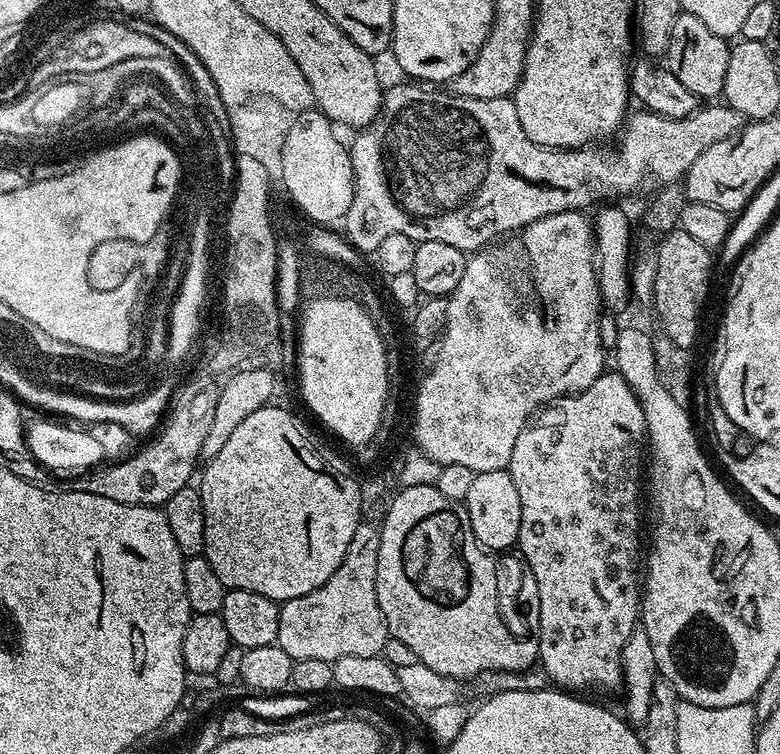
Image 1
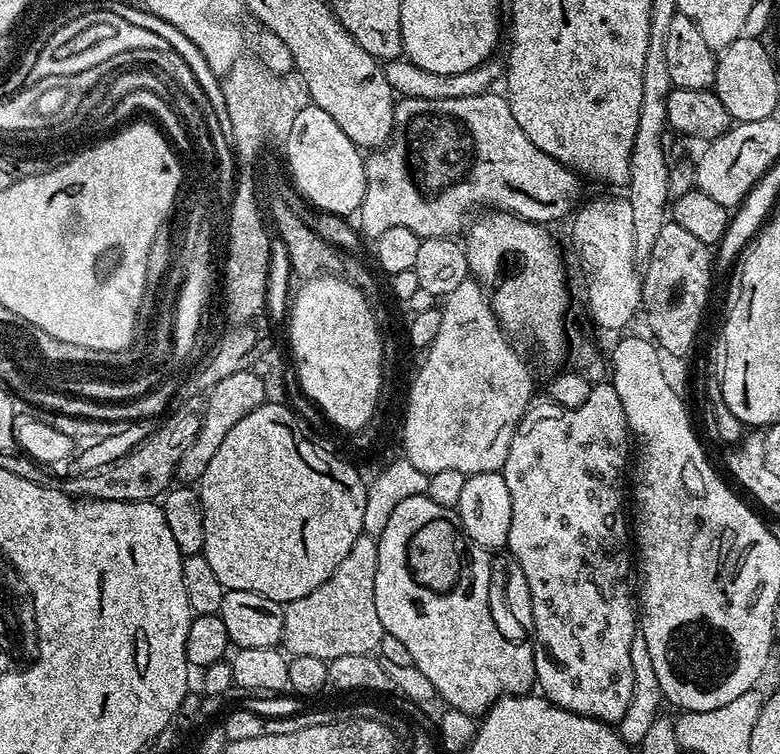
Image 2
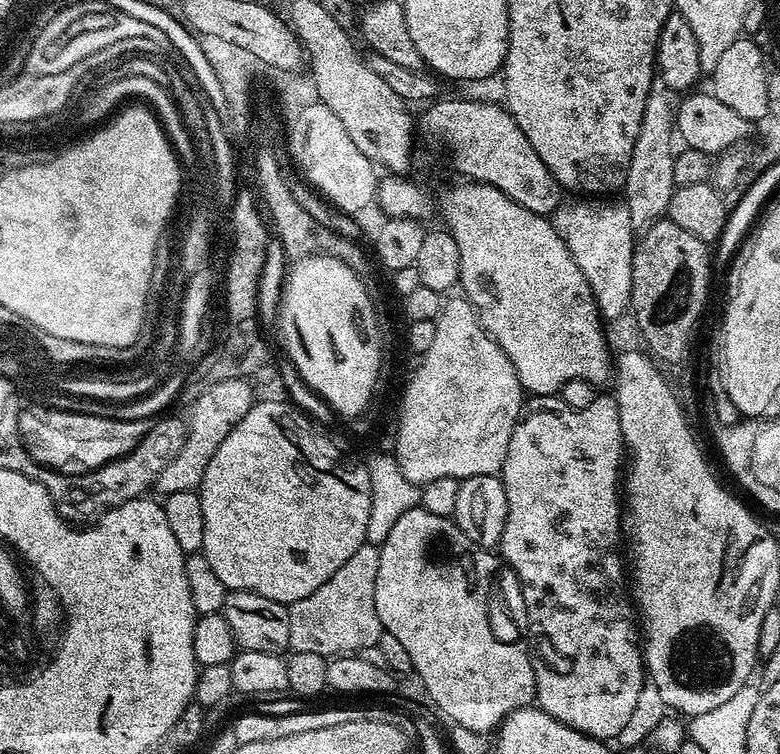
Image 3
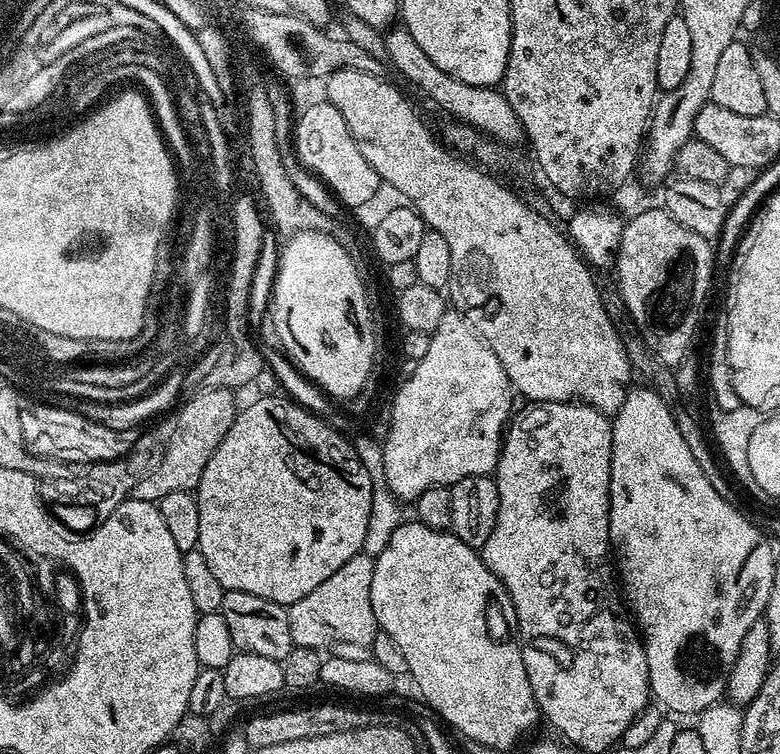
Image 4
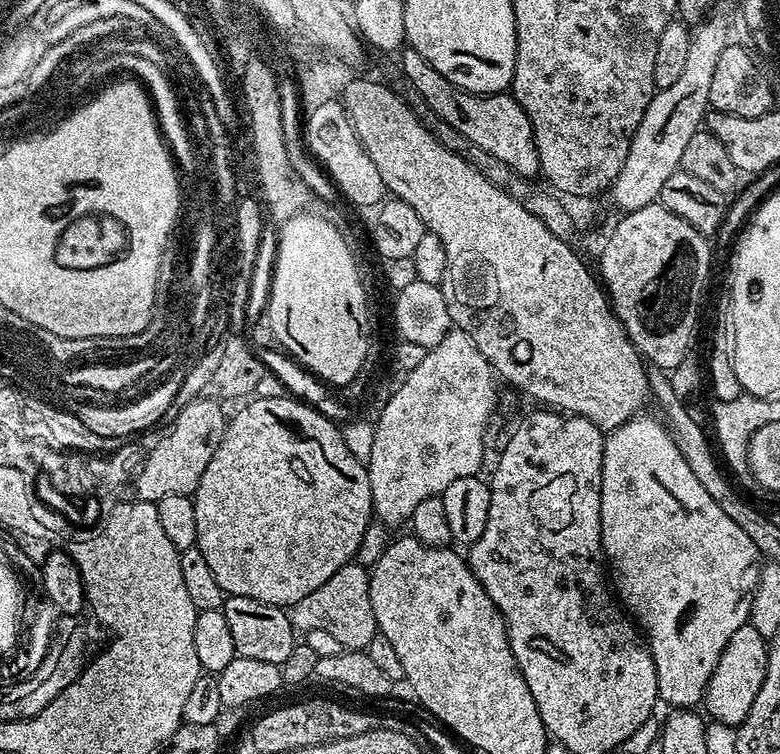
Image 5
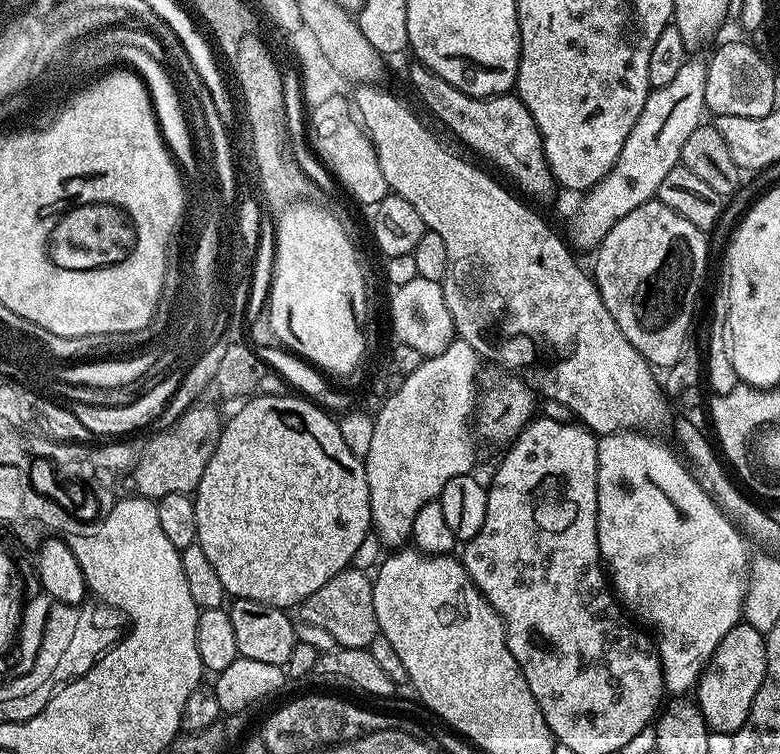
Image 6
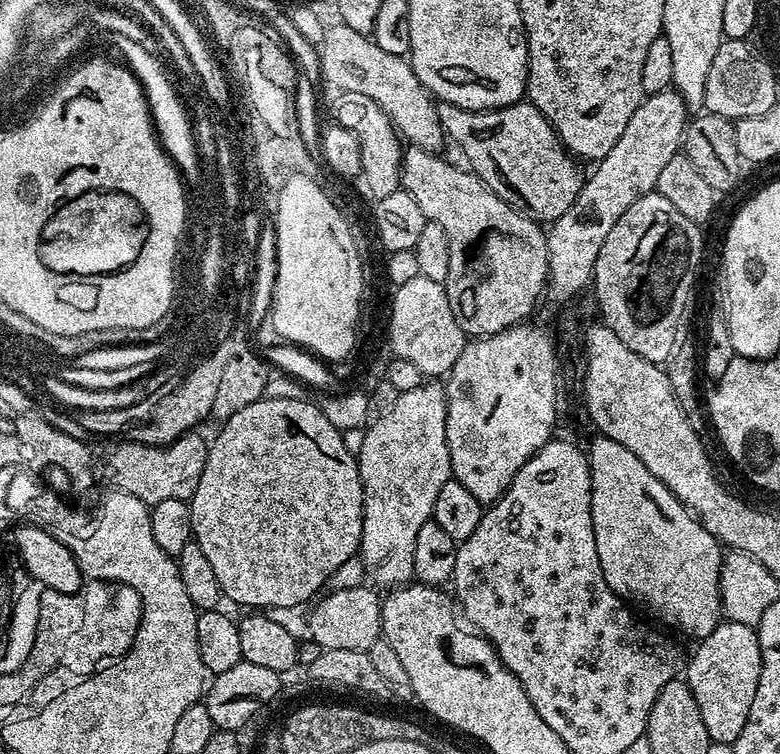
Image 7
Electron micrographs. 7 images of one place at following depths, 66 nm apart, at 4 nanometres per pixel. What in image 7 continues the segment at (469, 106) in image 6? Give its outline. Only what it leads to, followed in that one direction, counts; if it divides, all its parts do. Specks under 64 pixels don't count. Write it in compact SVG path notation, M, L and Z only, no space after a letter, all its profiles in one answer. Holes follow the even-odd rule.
M521 102L505 108L492 108L489 112L468 112L453 104L437 103L438 118L444 128L444 135L456 143L456 148L468 159L467 167L482 181L502 202L518 209L524 215L537 222L557 220L578 198L586 179L580 173L581 165L560 141L560 135L552 129L552 124L537 110L533 104Z

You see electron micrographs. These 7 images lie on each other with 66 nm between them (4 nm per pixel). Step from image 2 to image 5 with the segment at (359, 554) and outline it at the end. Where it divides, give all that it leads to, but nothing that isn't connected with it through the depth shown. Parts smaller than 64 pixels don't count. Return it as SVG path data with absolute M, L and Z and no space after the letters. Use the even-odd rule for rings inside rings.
M355 562L342 566L338 574L330 574L318 590L306 594L302 602L291 605L293 628L304 634L310 630L326 630L338 638L346 650L367 649L369 642L378 635L374 606L370 602L369 575L369 569Z

